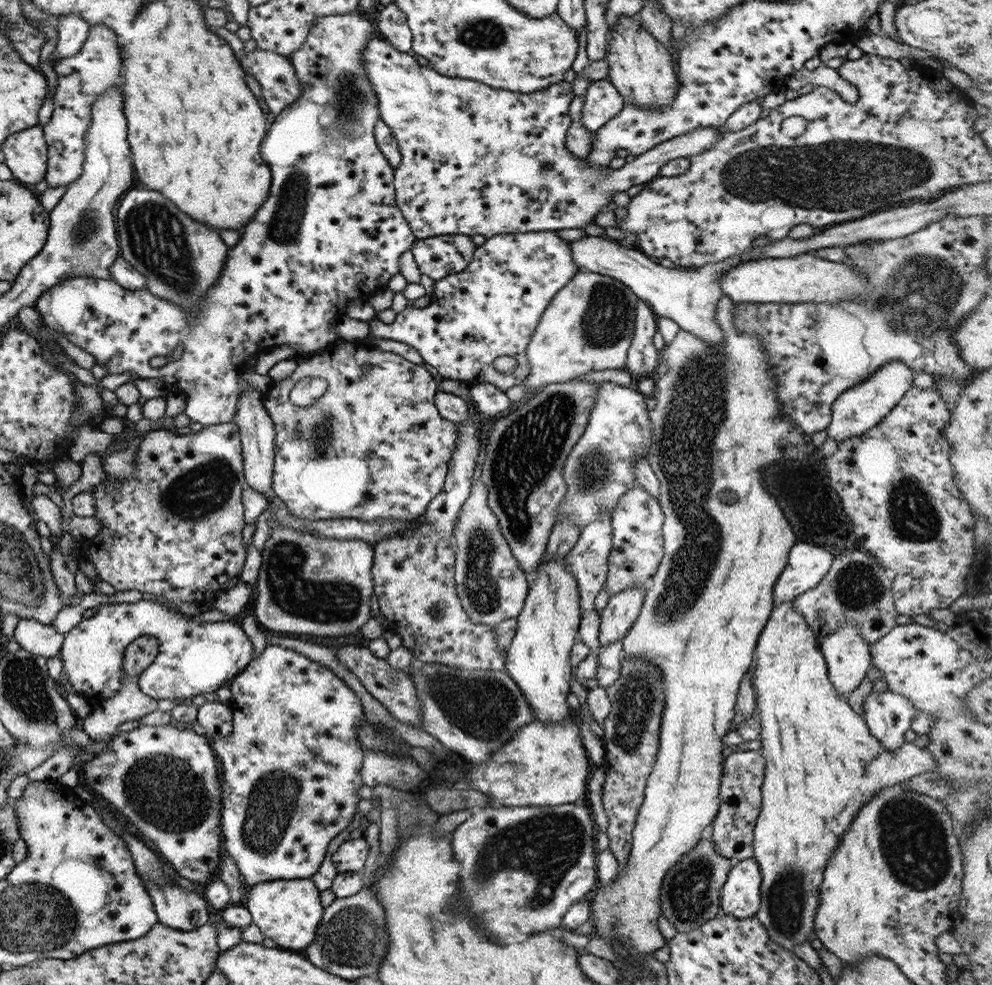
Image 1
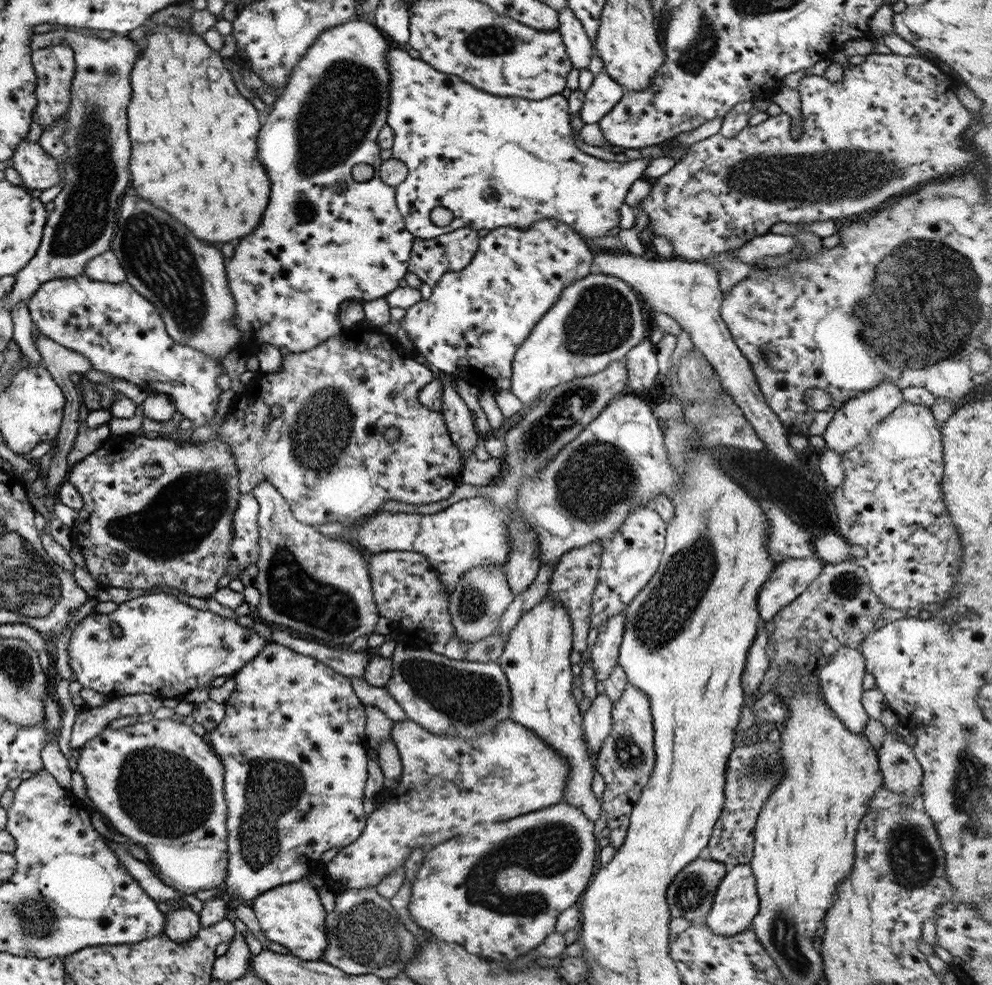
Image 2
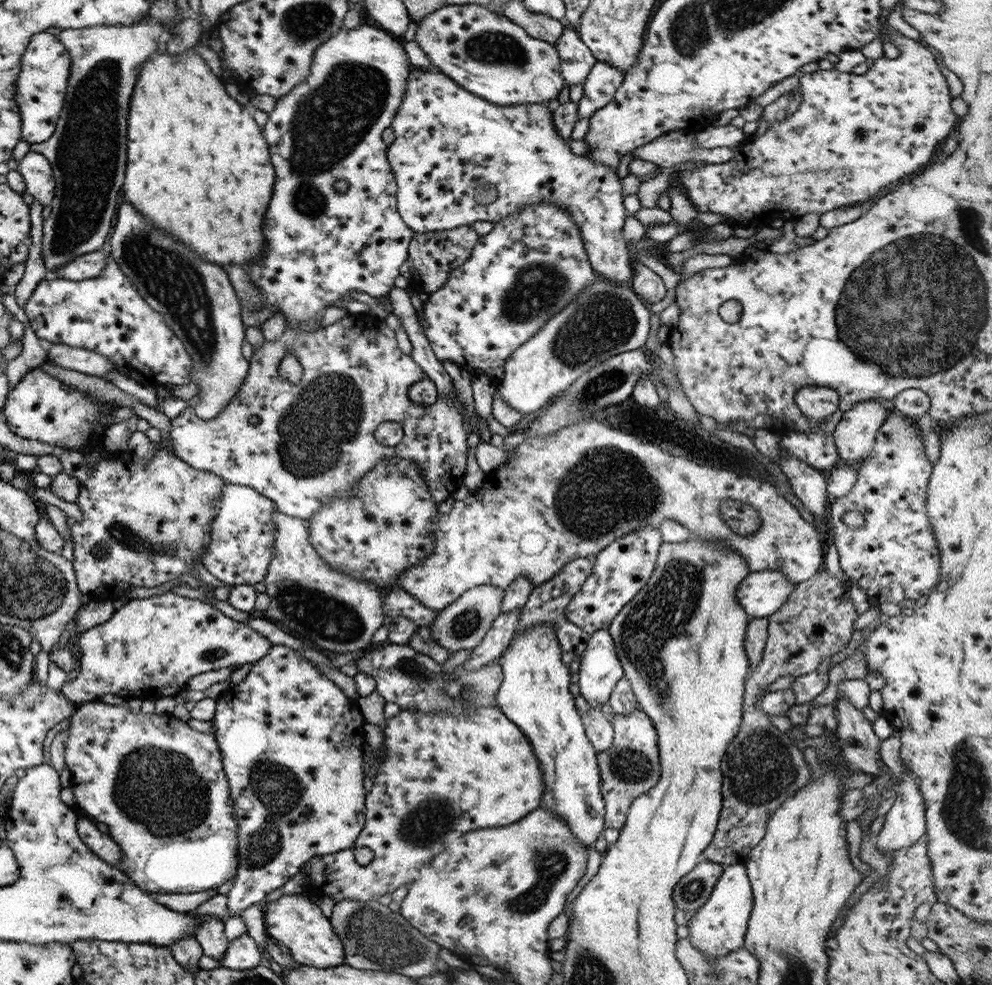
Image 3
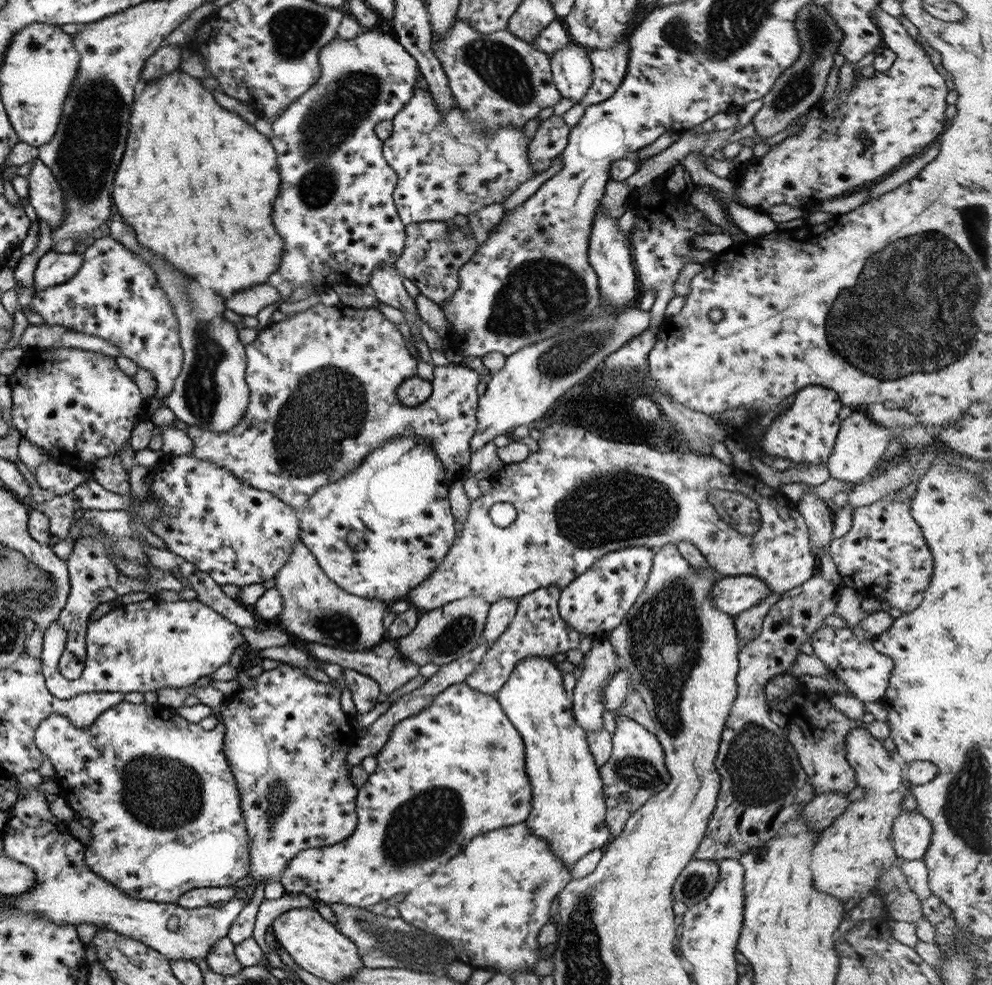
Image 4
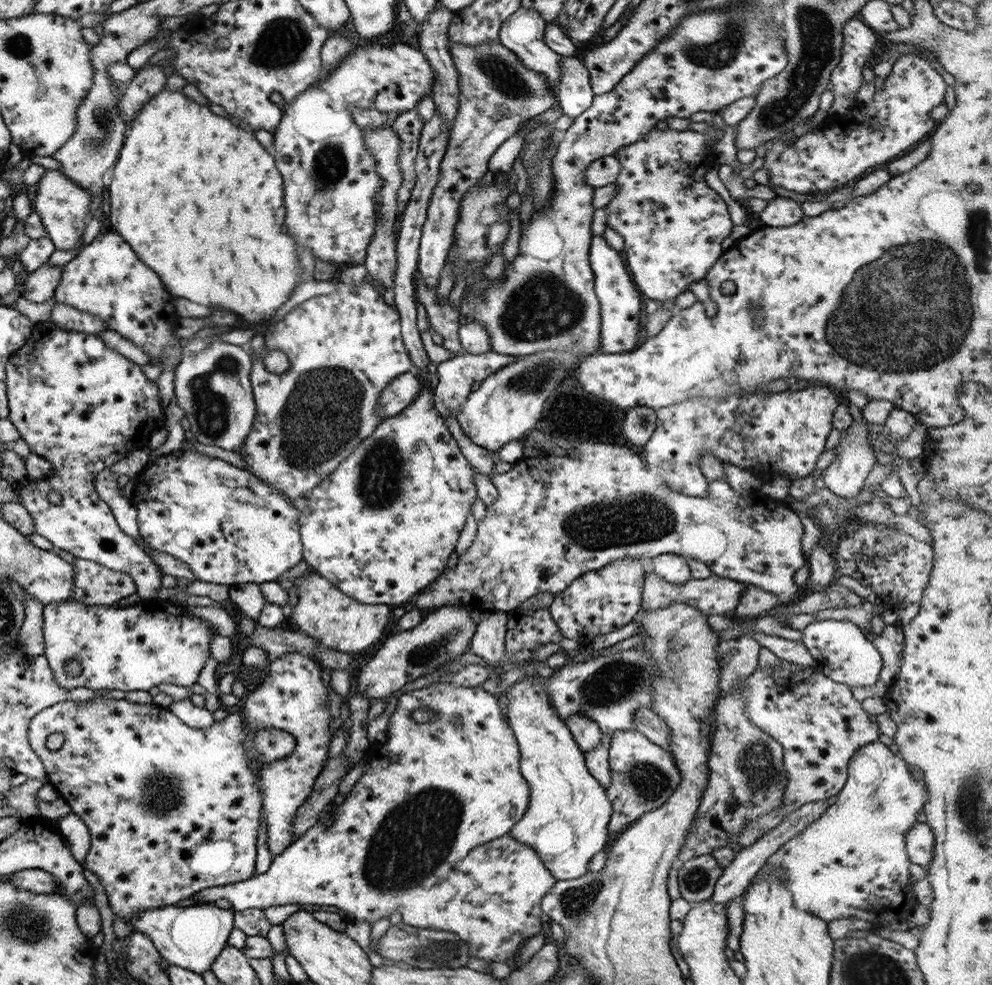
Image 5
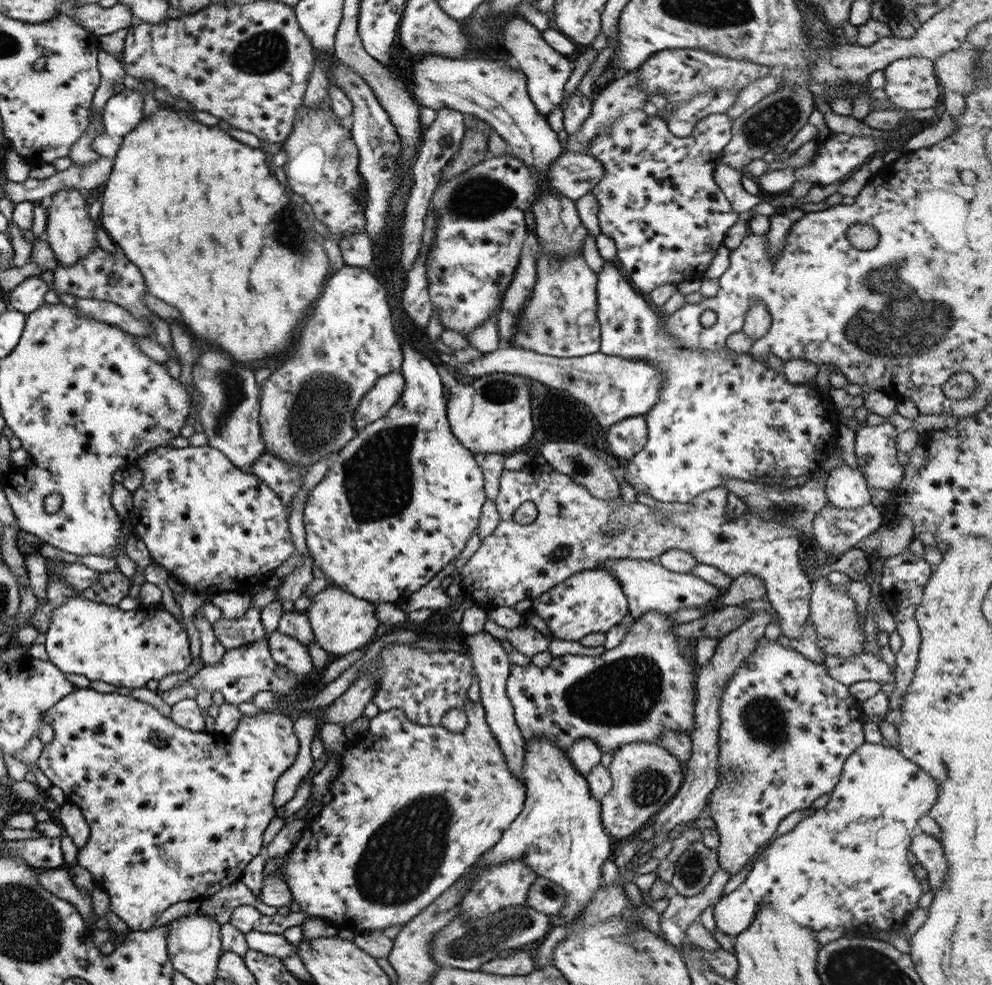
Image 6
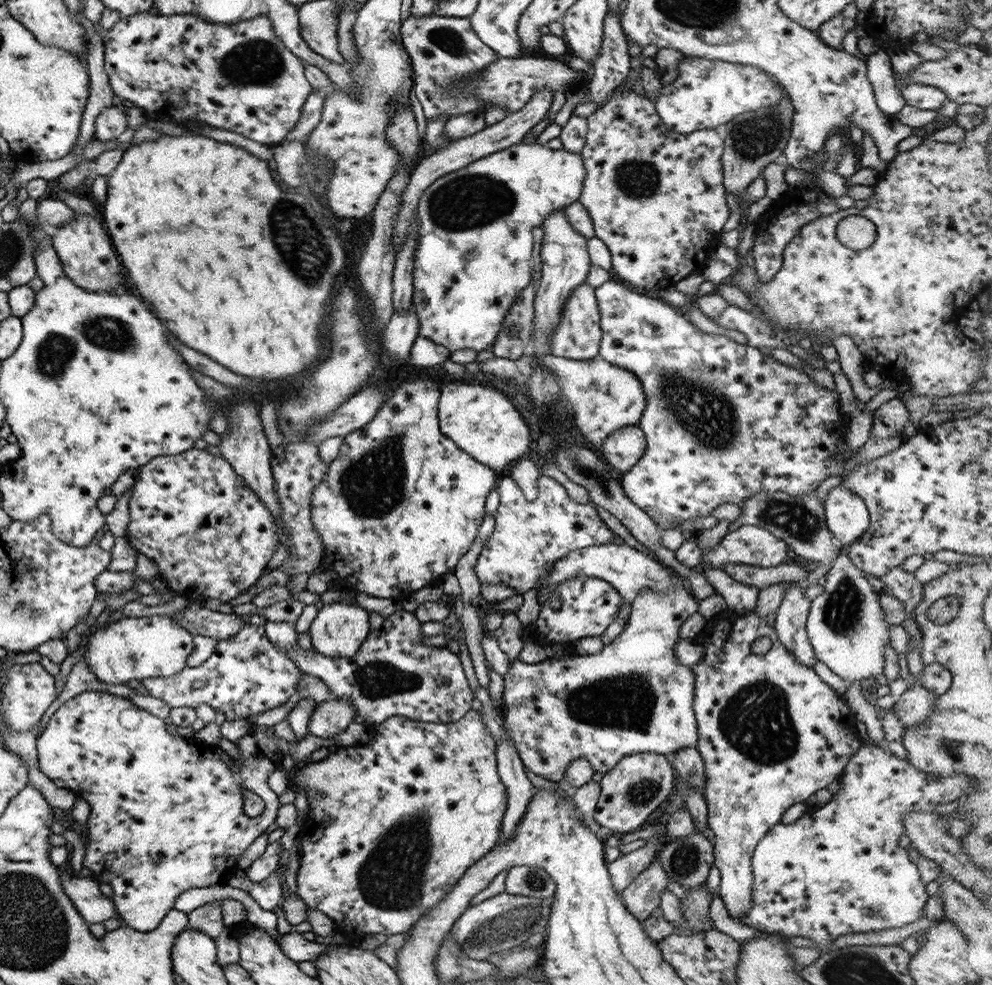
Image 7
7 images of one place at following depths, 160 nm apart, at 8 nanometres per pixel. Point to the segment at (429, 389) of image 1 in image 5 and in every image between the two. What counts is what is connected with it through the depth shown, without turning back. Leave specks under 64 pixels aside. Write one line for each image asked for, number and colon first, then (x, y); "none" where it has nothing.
2: (315, 431)
3: (300, 454)
4: (322, 384)
5: (343, 348)

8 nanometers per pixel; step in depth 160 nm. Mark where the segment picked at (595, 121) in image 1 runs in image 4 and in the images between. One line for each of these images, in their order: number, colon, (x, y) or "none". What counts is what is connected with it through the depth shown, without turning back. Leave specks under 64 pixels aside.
2: (604, 92)
3: (599, 86)
4: (609, 65)

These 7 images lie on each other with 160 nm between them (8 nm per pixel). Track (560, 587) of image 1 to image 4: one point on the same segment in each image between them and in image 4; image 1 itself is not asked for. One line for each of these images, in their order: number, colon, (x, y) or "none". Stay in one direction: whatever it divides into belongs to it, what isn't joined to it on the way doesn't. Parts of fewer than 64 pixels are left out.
2: (535, 659)
3: (534, 695)
4: (567, 811)

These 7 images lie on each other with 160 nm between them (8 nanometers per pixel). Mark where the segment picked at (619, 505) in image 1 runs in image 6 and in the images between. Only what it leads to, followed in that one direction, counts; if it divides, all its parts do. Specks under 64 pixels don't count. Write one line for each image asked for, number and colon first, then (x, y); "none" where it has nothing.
2: (629, 558)
3: (618, 571)
4: (595, 601)
5: (600, 601)
6: (589, 601)

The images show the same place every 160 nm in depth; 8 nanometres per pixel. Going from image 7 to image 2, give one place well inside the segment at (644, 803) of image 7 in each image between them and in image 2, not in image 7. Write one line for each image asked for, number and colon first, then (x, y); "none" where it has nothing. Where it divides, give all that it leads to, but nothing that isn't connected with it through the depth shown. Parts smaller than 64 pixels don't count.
2: (625, 760)
3: (630, 766)
4: (635, 771)
5: (642, 775)
6: (645, 777)

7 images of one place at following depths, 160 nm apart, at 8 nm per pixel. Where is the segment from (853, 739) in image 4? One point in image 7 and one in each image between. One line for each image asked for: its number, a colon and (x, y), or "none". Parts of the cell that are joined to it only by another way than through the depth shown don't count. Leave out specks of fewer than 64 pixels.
5: (851, 861)
6: (846, 864)
7: (849, 846)

